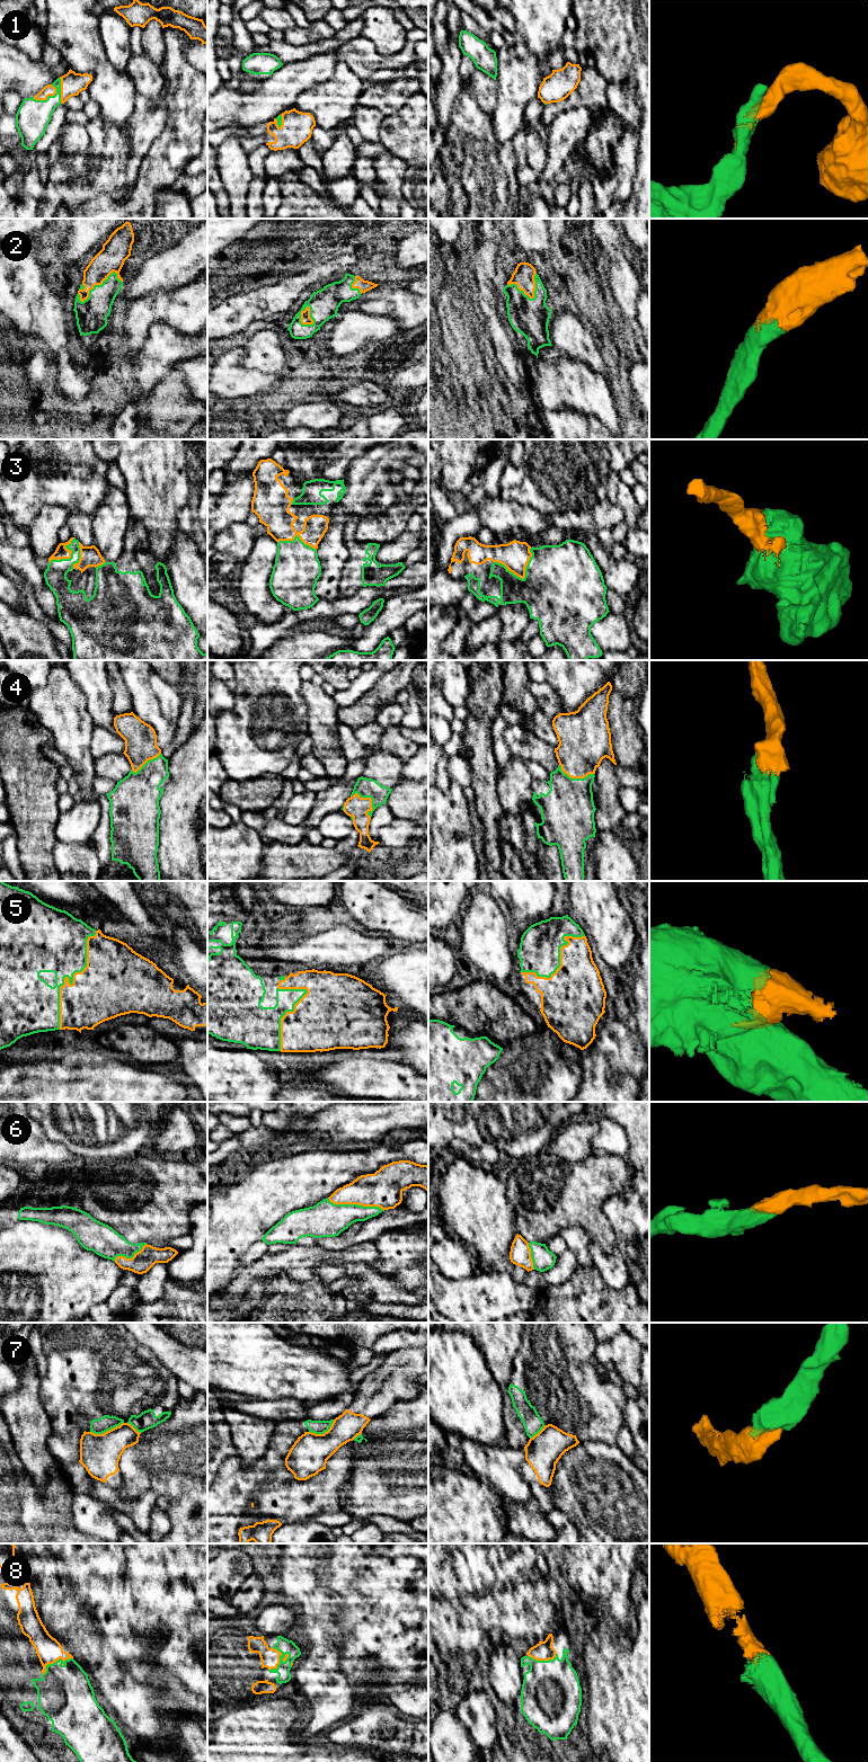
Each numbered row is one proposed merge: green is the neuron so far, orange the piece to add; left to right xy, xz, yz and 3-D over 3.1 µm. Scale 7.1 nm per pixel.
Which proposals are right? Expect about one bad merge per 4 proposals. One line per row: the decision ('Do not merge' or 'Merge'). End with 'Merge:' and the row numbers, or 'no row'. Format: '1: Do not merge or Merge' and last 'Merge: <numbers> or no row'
1: Merge
2: Merge
3: Merge
4: Merge
5: Merge
6: Merge
7: Do not merge
8: Merge
Merge: 1, 2, 3, 4, 5, 6, 8

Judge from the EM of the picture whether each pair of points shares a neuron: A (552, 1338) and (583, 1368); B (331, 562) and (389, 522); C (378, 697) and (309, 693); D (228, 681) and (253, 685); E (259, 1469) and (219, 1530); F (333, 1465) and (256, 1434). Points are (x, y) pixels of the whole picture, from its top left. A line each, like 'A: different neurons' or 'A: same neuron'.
A: same neuron
B: different neurons
C: different neurons
D: different neurons
E: same neuron
F: different neurons

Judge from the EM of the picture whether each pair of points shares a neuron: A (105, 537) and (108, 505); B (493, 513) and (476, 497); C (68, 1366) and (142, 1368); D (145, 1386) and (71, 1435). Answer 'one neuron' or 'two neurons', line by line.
A: one neuron
B: two neurons
C: one neuron
D: one neuron

